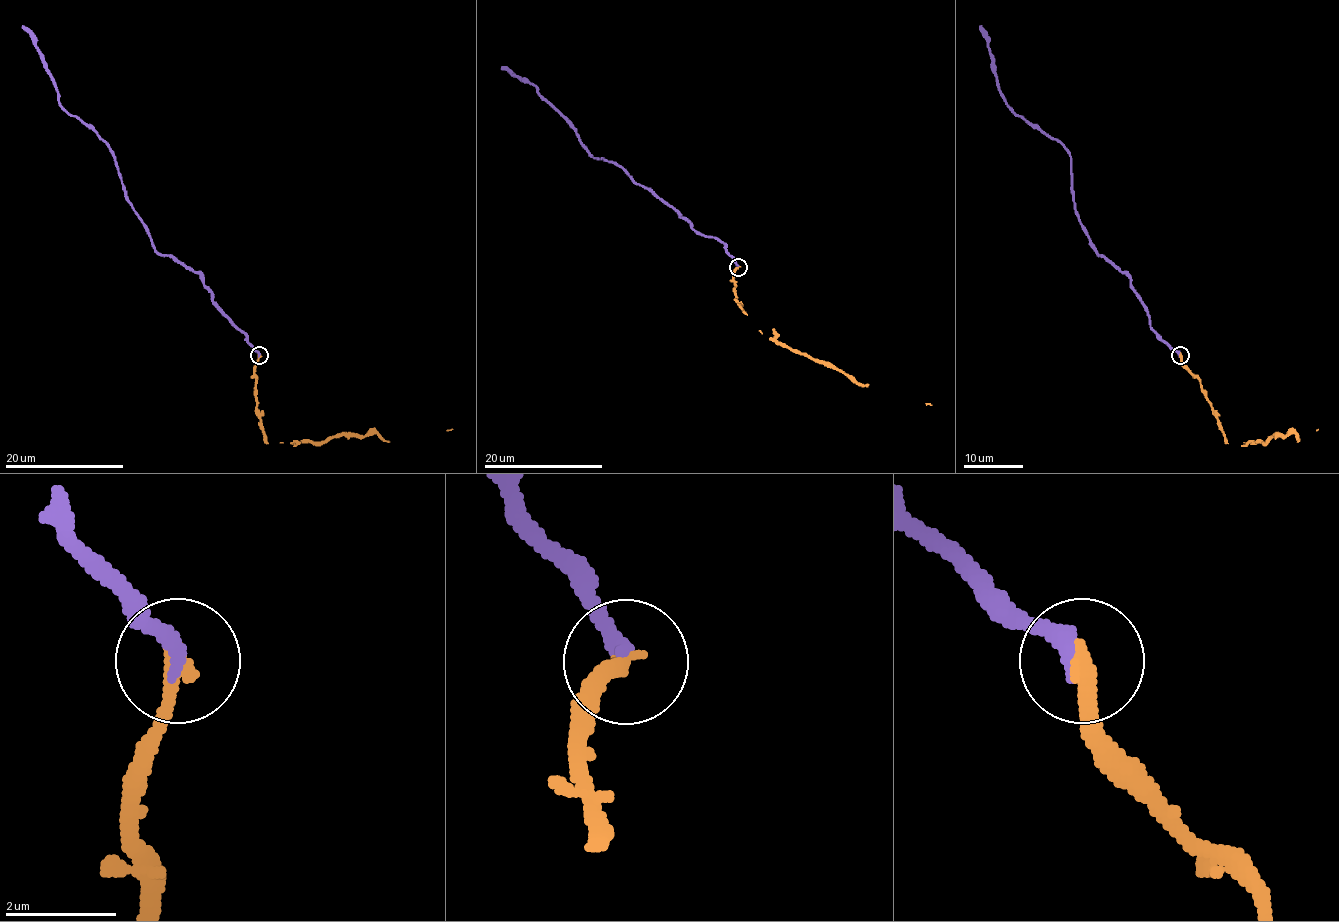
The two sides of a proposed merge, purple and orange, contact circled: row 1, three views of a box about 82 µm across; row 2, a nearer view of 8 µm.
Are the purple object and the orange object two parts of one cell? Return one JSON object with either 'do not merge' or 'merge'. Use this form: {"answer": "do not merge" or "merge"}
{"answer": "merge"}

